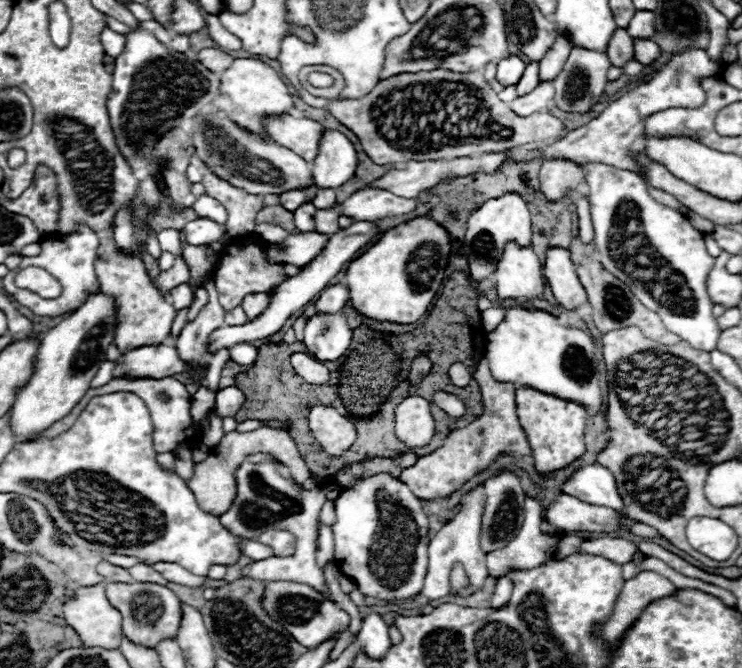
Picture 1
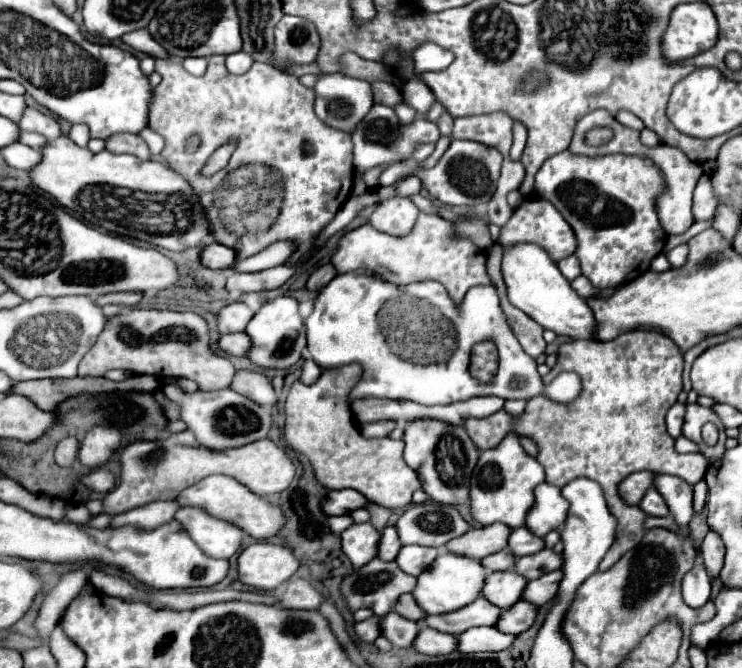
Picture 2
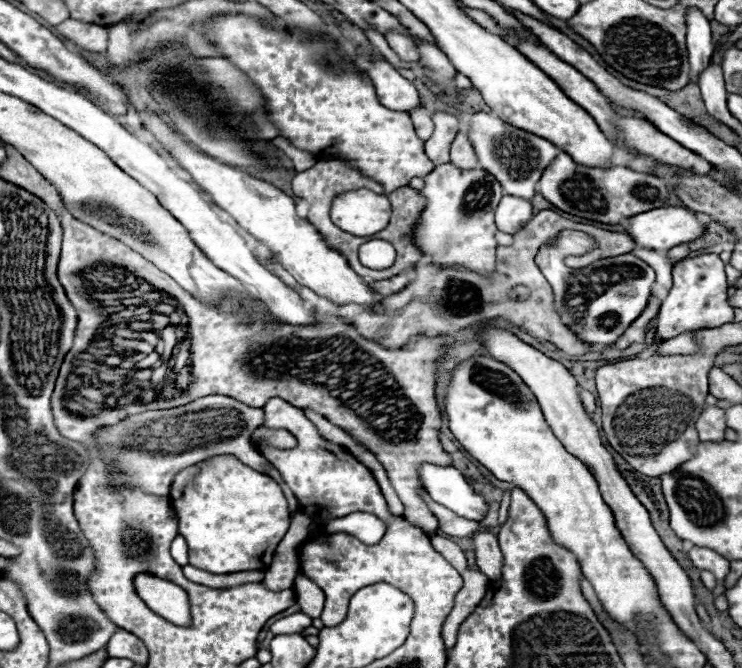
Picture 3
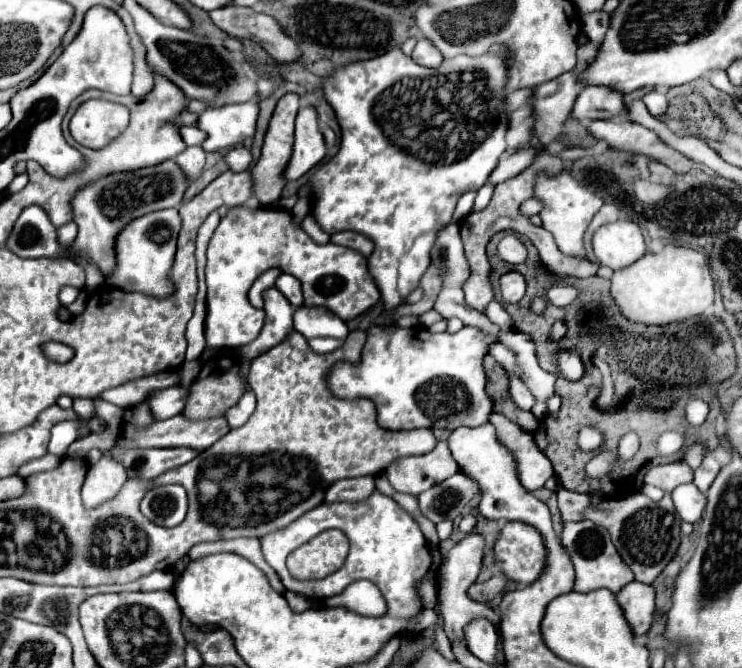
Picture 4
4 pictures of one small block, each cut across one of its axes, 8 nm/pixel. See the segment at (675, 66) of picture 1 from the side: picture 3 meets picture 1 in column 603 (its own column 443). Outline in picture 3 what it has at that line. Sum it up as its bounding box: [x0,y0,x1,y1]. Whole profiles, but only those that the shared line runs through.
[426,112,460,166]

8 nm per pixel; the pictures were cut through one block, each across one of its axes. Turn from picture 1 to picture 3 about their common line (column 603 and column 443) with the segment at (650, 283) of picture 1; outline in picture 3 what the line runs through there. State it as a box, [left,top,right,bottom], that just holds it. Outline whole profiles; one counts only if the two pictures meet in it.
[416,162,504,274]

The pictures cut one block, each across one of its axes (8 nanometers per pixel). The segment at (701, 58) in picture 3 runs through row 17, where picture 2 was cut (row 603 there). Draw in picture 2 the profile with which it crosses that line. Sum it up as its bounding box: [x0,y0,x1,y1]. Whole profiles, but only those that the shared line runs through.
[682,564,710,608]

